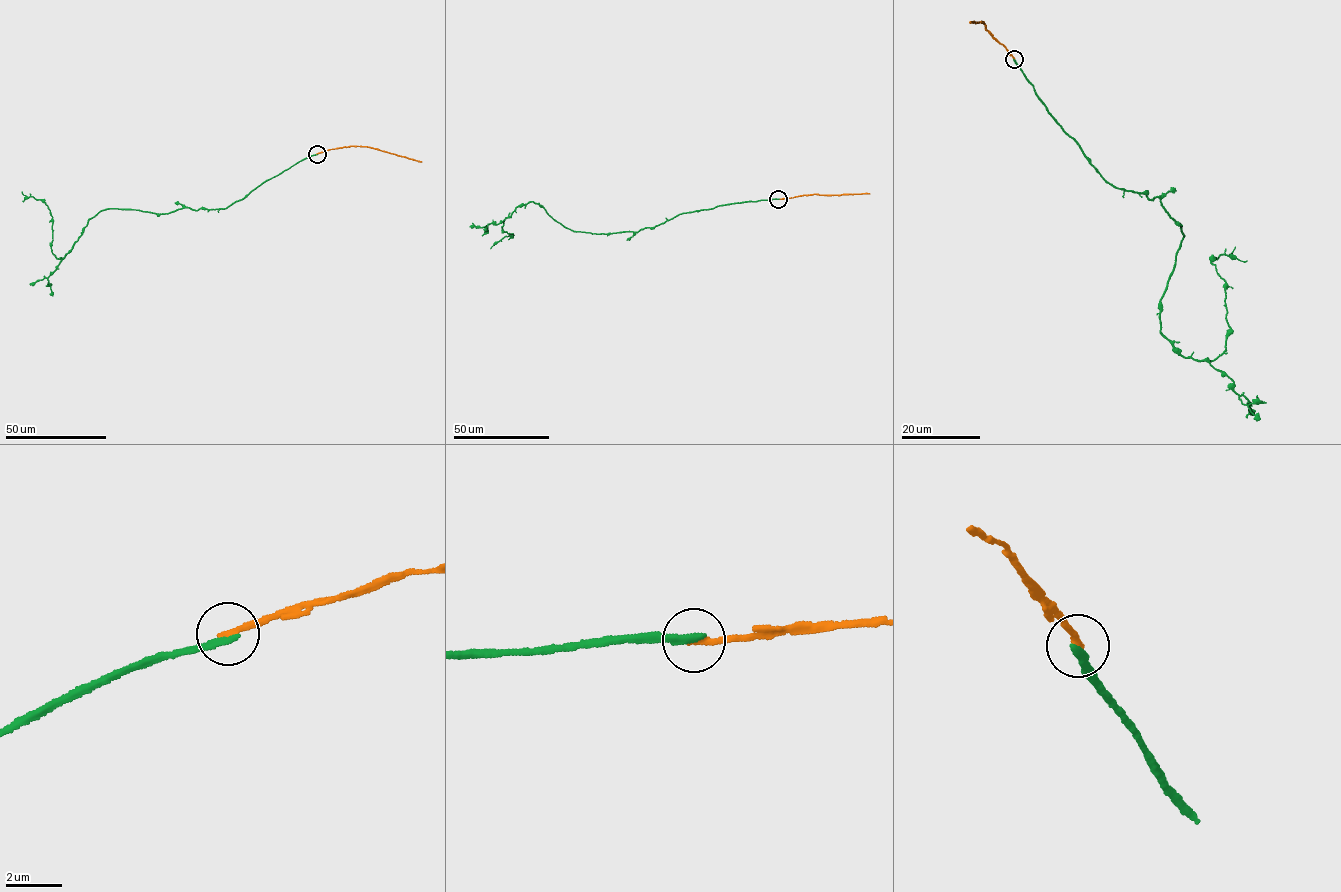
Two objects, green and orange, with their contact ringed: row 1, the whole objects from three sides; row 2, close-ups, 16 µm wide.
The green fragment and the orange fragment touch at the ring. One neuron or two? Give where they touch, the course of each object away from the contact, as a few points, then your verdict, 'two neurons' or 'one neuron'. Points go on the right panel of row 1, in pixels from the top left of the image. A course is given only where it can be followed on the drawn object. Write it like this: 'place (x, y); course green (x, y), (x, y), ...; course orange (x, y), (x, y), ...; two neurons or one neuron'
place (1014, 59); course green (1014, 60), (1102, 177), (1158, 197), (1181, 225), (1160, 309), (1182, 356), (1224, 351), (1211, 262), (1247, 260); course orange (1014, 59), (984, 24), (969, 21); two neurons

